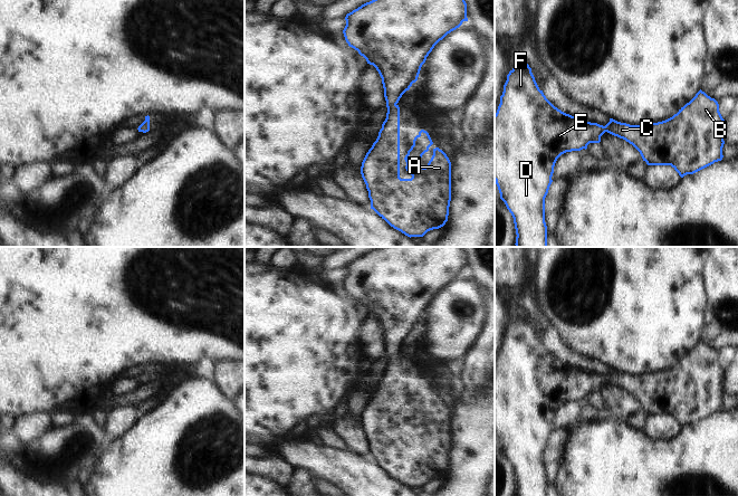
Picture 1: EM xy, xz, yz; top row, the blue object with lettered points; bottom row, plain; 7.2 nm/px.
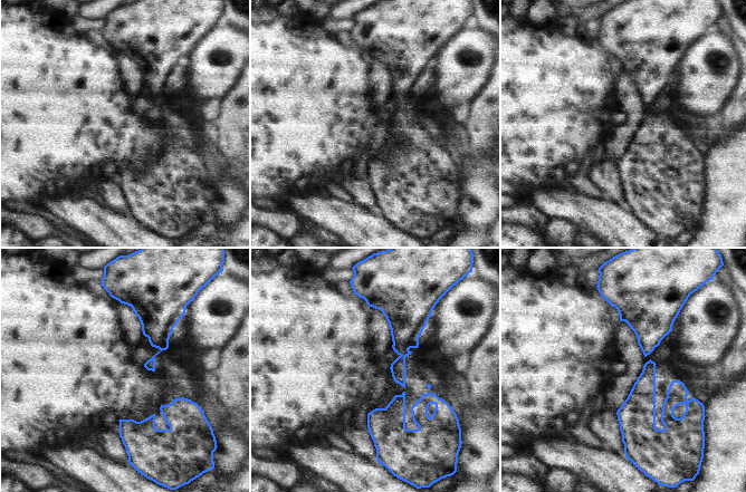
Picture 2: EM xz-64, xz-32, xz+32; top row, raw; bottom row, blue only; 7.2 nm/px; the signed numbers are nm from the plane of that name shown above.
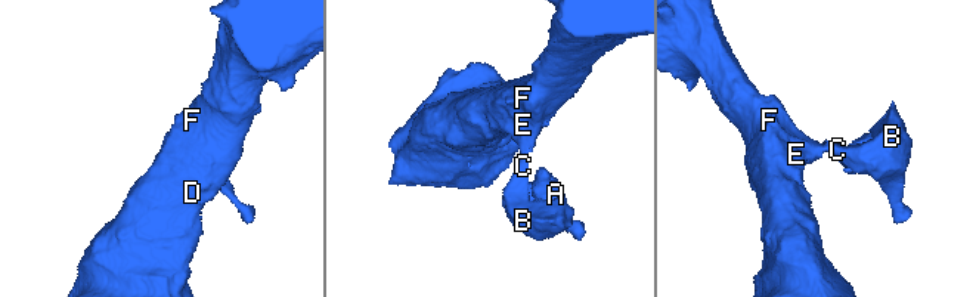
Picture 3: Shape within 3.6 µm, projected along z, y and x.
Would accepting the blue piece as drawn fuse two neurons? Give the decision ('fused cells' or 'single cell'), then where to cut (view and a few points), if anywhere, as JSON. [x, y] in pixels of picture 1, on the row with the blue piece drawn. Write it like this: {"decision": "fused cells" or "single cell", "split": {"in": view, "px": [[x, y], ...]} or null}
{"decision": "single cell", "split": null}

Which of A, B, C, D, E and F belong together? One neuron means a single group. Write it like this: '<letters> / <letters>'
A B C D E F

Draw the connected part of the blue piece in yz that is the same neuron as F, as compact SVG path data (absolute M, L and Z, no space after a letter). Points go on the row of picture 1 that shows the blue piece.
M525 58L519 59L507 75L500 104L495 114L495 181L500 199L514 218L516 247L547 247L545 198L553 182L555 163L562 154L586 150L590 143L600 143L601 136L607 132L632 144L648 165L671 165L683 178L722 160L723 123L718 102L701 89L677 114L662 122L630 125L610 118L605 126L591 123L555 107L539 89Z

